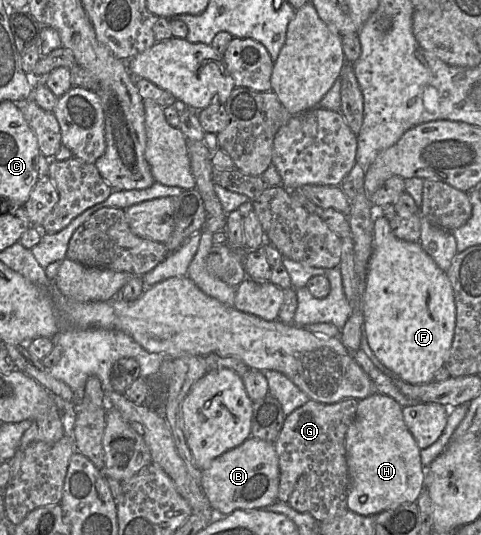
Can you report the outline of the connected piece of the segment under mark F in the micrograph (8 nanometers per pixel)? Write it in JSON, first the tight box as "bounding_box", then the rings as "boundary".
{"bounding_box":[364,216,456,383],"boundary":[[[377,216],[364,295],[364,330],[368,344],[377,358],[407,383],[429,383],[448,359],[455,327],[456,304],[446,272],[436,265],[420,243],[398,239],[391,231],[390,221],[383,216]]]}

